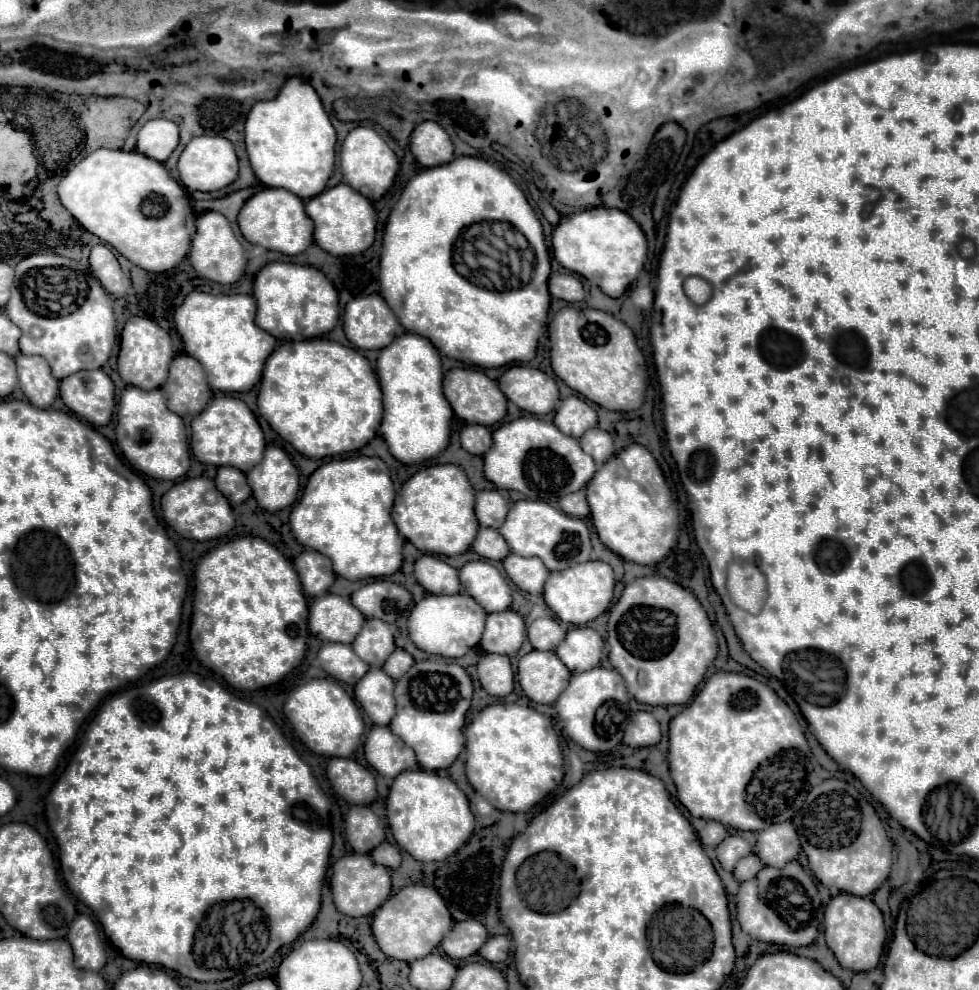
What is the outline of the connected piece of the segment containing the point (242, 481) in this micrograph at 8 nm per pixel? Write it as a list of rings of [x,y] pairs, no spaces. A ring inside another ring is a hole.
[[[221,466],[217,470],[217,478],[215,478],[217,488],[221,490],[221,494],[235,506],[245,502],[251,496],[247,478],[241,470],[233,468],[233,466]]]

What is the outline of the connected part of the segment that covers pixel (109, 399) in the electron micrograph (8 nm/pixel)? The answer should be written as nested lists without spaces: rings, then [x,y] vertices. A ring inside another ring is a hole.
[[[83,370],[61,380],[61,400],[77,416],[93,426],[111,422],[115,406],[115,384],[103,370]]]

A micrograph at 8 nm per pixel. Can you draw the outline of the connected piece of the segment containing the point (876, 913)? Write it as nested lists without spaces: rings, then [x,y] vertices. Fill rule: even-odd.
[[[839,894],[831,898],[831,902],[825,906],[825,942],[843,968],[849,968],[853,972],[873,970],[879,964],[885,944],[885,926],[881,910],[871,898],[851,894]]]

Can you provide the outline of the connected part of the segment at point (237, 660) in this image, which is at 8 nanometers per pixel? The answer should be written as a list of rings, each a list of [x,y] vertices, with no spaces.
[[[257,536],[229,540],[202,556],[194,572],[193,622],[189,638],[195,656],[237,690],[261,690],[295,670],[307,648],[307,600],[291,562]]]

